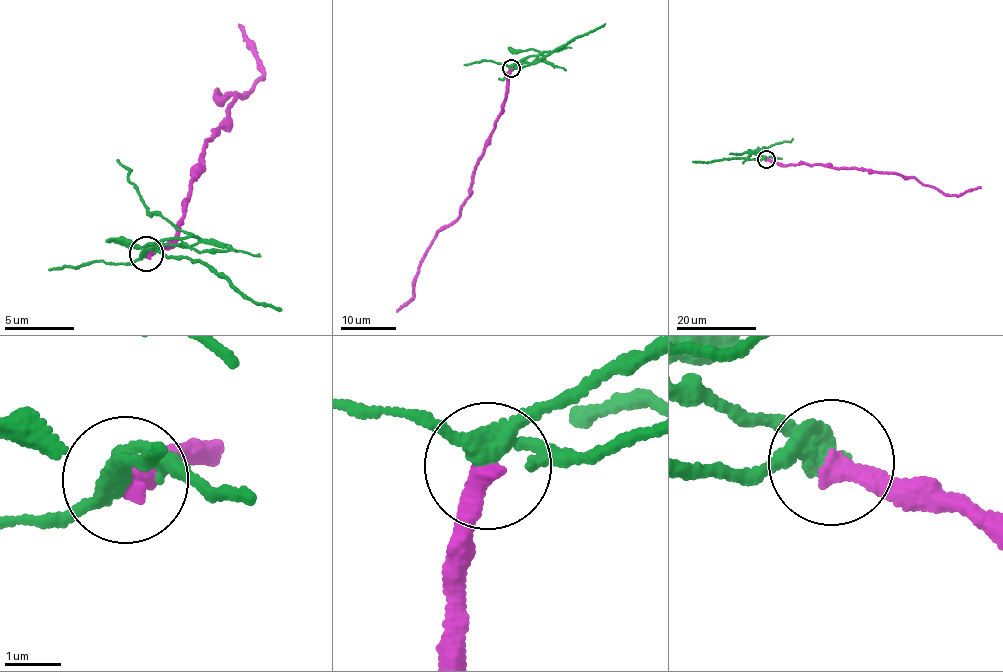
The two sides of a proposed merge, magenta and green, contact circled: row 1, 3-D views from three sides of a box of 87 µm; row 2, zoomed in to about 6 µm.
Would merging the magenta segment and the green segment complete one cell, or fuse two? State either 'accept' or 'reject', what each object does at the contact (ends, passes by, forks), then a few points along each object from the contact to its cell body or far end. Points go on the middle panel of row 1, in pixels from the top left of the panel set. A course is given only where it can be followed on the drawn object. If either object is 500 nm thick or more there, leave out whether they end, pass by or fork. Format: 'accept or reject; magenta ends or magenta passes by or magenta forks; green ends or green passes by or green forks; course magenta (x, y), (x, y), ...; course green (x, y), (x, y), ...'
reject; magenta ends; green forks; course magenta (511, 68), (502, 112), (474, 171), (471, 195), (456, 219), (438, 232), (413, 282), (413, 296), (397, 310); course green (511, 68), (534, 64), (605, 23)

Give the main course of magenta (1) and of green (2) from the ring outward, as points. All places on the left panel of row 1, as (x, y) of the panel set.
1: (146, 253), (179, 236), (207, 143), (231, 119), (234, 93), (215, 92), (244, 94), (261, 76), (240, 23)
2: (146, 253), (149, 247), (189, 258), (209, 266), (240, 293), (262, 306), (279, 308)

